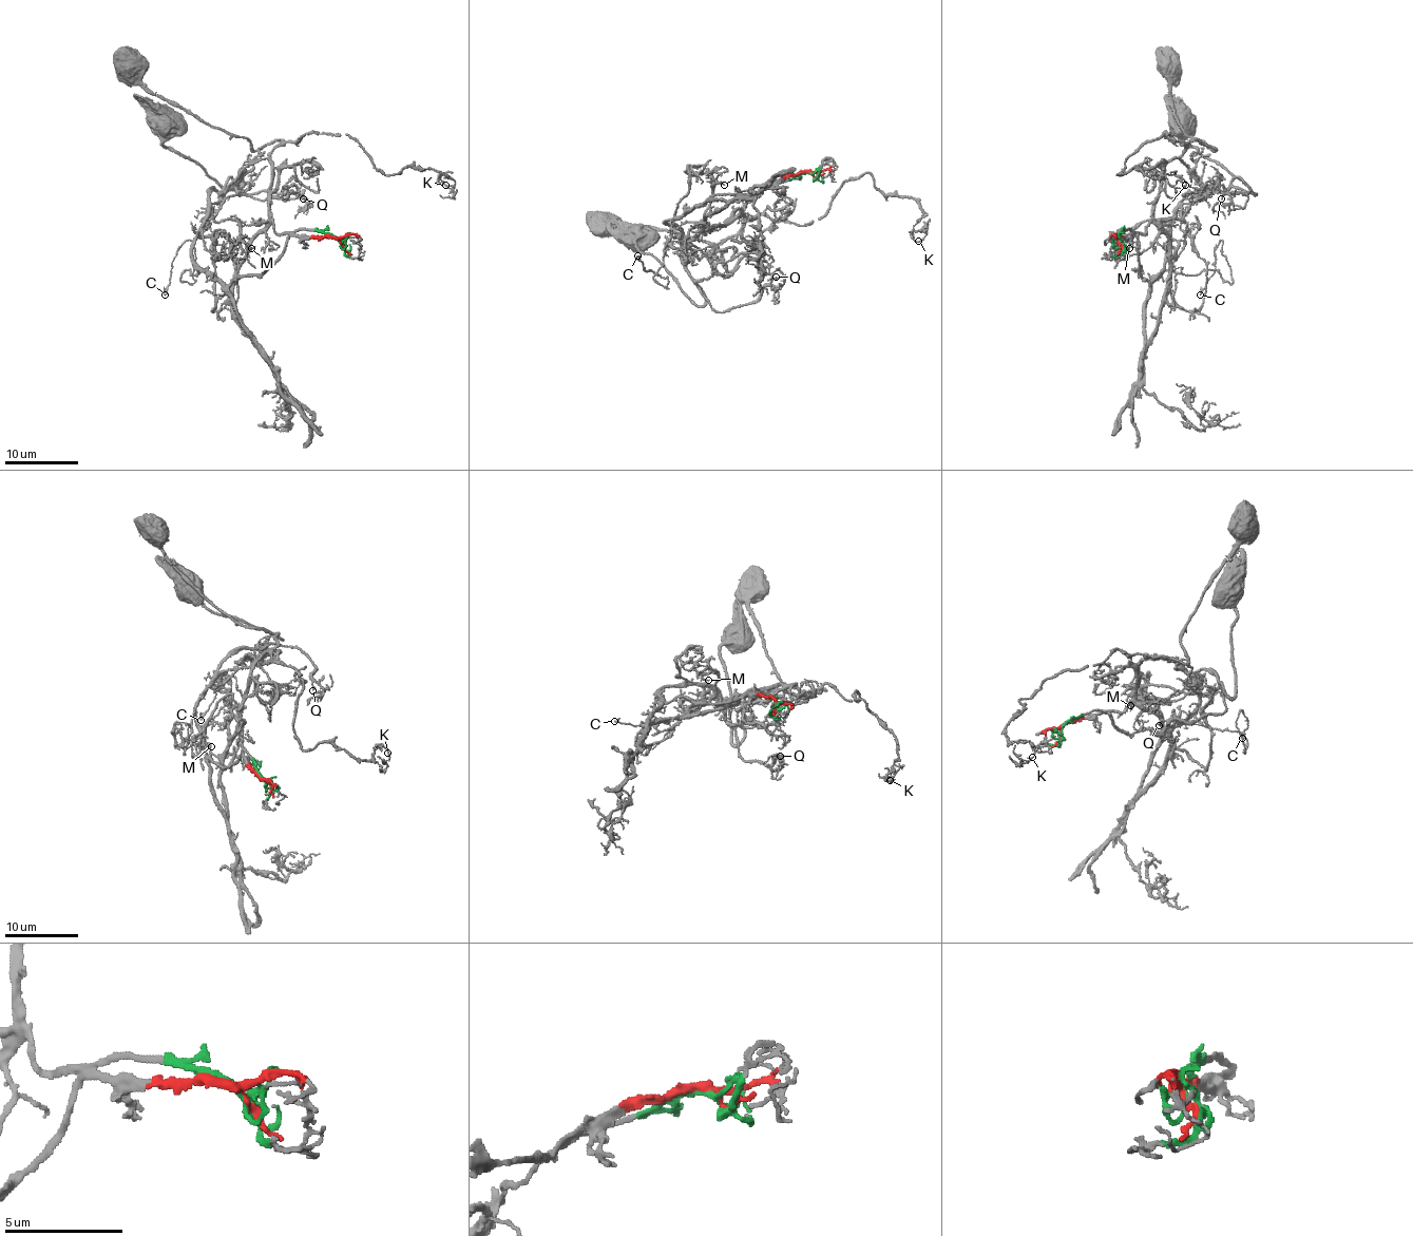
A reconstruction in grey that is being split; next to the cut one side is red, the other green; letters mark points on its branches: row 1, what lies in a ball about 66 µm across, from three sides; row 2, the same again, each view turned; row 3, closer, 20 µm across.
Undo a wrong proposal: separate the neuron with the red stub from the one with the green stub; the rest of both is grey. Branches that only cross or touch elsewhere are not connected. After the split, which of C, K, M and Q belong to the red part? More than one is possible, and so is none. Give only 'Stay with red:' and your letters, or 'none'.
Stay with red: C, M, Q

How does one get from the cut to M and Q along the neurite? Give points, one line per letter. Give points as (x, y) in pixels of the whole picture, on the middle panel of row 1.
M: (808, 173), (783, 174), (755, 193), (710, 195), (665, 223), (674, 219), (692, 173), (724, 184)
Q: (808, 173), (755, 193), (710, 195), (665, 223), (680, 230), (685, 270), (717, 311), (753, 302), (776, 277)

